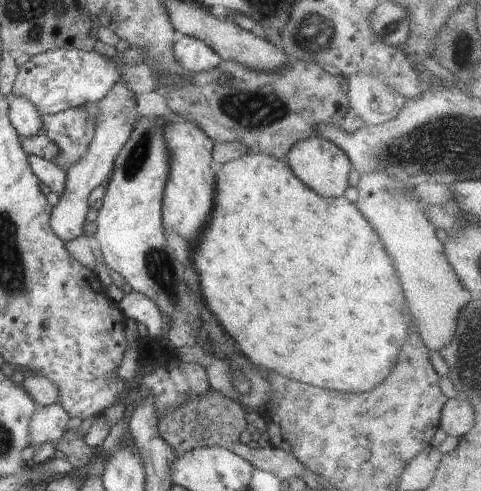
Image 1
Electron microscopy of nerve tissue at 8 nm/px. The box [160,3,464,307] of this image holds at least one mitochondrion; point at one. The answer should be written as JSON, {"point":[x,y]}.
{"point":[249,108]}

